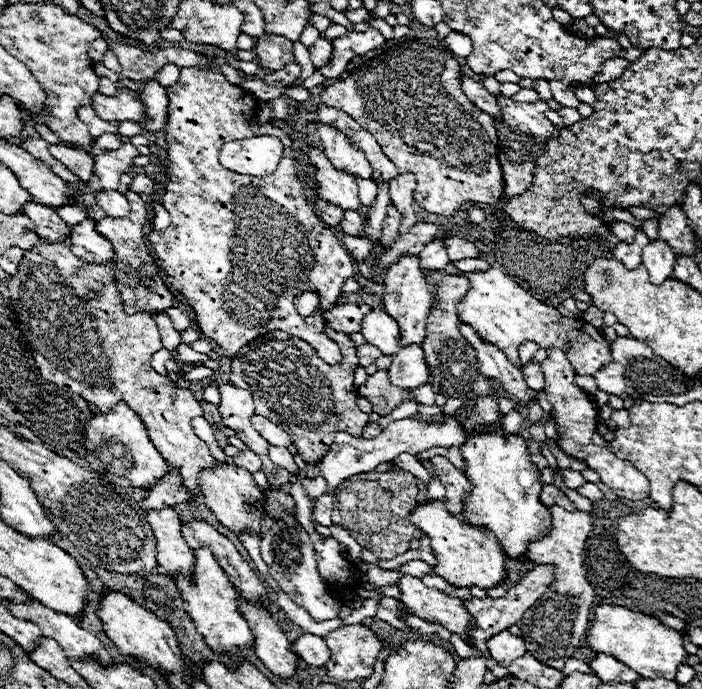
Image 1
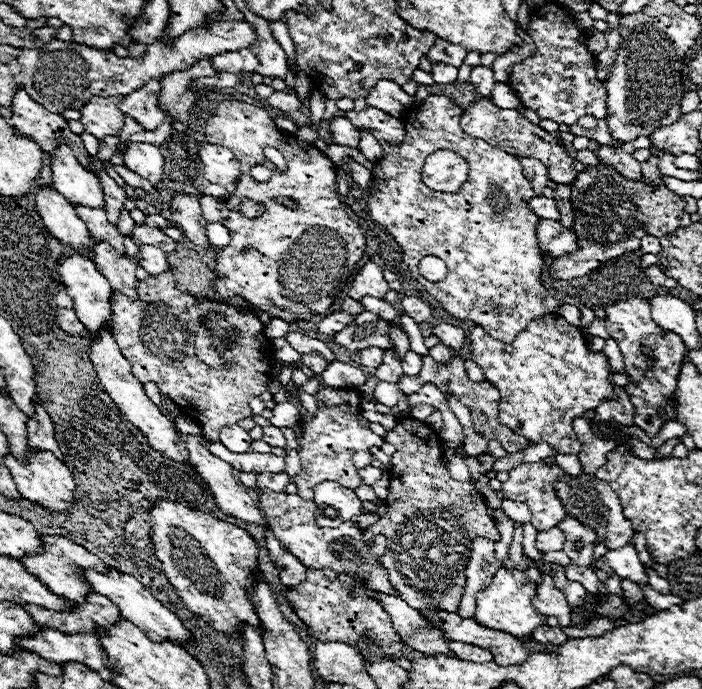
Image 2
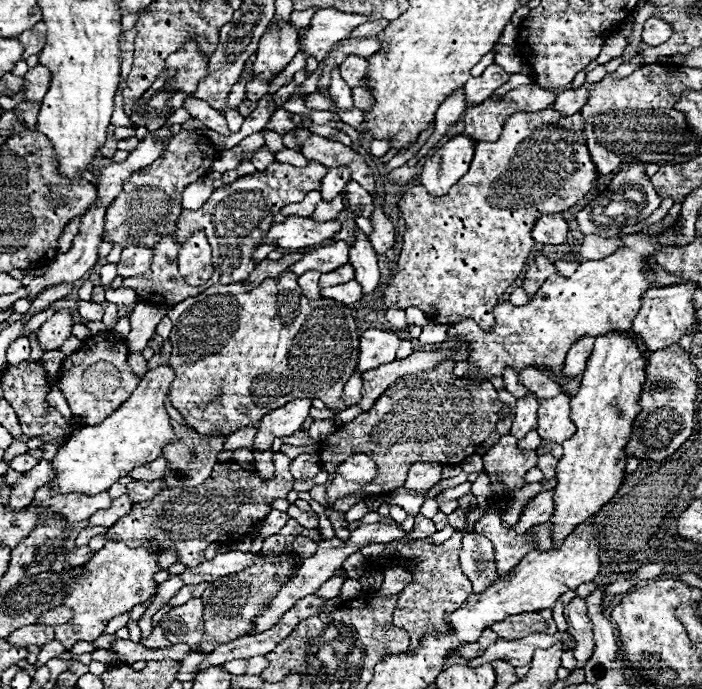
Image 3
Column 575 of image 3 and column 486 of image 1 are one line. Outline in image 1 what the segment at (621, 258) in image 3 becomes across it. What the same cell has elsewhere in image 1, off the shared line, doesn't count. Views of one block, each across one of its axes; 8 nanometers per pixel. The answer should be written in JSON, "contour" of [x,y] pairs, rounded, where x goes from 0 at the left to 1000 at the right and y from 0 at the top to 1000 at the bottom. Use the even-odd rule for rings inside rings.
{"contour":[[[698,389],[695,395],[670,395],[667,403],[670,403],[670,421],[650,447],[655,464],[672,473],[672,479],[678,479],[678,485],[689,496],[718,508],[724,522],[729,522],[729,528],[735,528],[744,537],[744,546],[755,563],[772,566],[775,543],[769,537],[769,528],[741,525],[738,502],[744,499],[744,493],[758,493],[769,505],[798,505],[809,517],[823,546],[835,546],[835,543],[843,546],[855,531],[872,522],[869,499],[860,493],[860,488],[855,488],[855,482],[843,470],[832,464],[806,462],[789,444],[764,435],[746,418],[741,418],[729,406],[729,401],[718,395],[718,389]]]}

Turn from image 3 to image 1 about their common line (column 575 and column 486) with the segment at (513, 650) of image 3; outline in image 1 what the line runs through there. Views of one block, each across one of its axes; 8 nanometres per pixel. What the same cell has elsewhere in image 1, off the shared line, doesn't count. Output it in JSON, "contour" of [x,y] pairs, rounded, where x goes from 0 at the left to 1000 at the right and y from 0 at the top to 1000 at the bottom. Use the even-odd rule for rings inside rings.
{"contour":[[[715,914],[712,920],[695,926],[695,929],[692,929],[692,938],[695,938],[698,952],[701,952],[712,967],[721,967],[721,970],[724,970],[724,964],[729,964],[735,955],[741,955],[741,952],[749,949],[746,932],[744,932],[738,923],[729,923],[724,914]]]}

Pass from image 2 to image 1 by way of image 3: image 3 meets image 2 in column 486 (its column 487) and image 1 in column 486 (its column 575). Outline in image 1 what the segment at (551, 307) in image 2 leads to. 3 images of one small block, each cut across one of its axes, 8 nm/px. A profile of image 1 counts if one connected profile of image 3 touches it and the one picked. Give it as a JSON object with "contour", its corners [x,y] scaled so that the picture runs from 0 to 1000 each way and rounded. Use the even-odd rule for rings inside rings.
{"contour":[[[615,55],[550,58],[544,70],[496,93],[496,104],[479,122],[459,128],[456,142],[464,154],[501,168],[544,212],[544,221],[564,238],[570,253],[590,253],[590,290],[613,311],[647,313],[664,293],[704,299],[718,282],[718,258],[709,232],[709,192],[701,168],[681,160],[658,134],[658,96],[647,78]]]}

